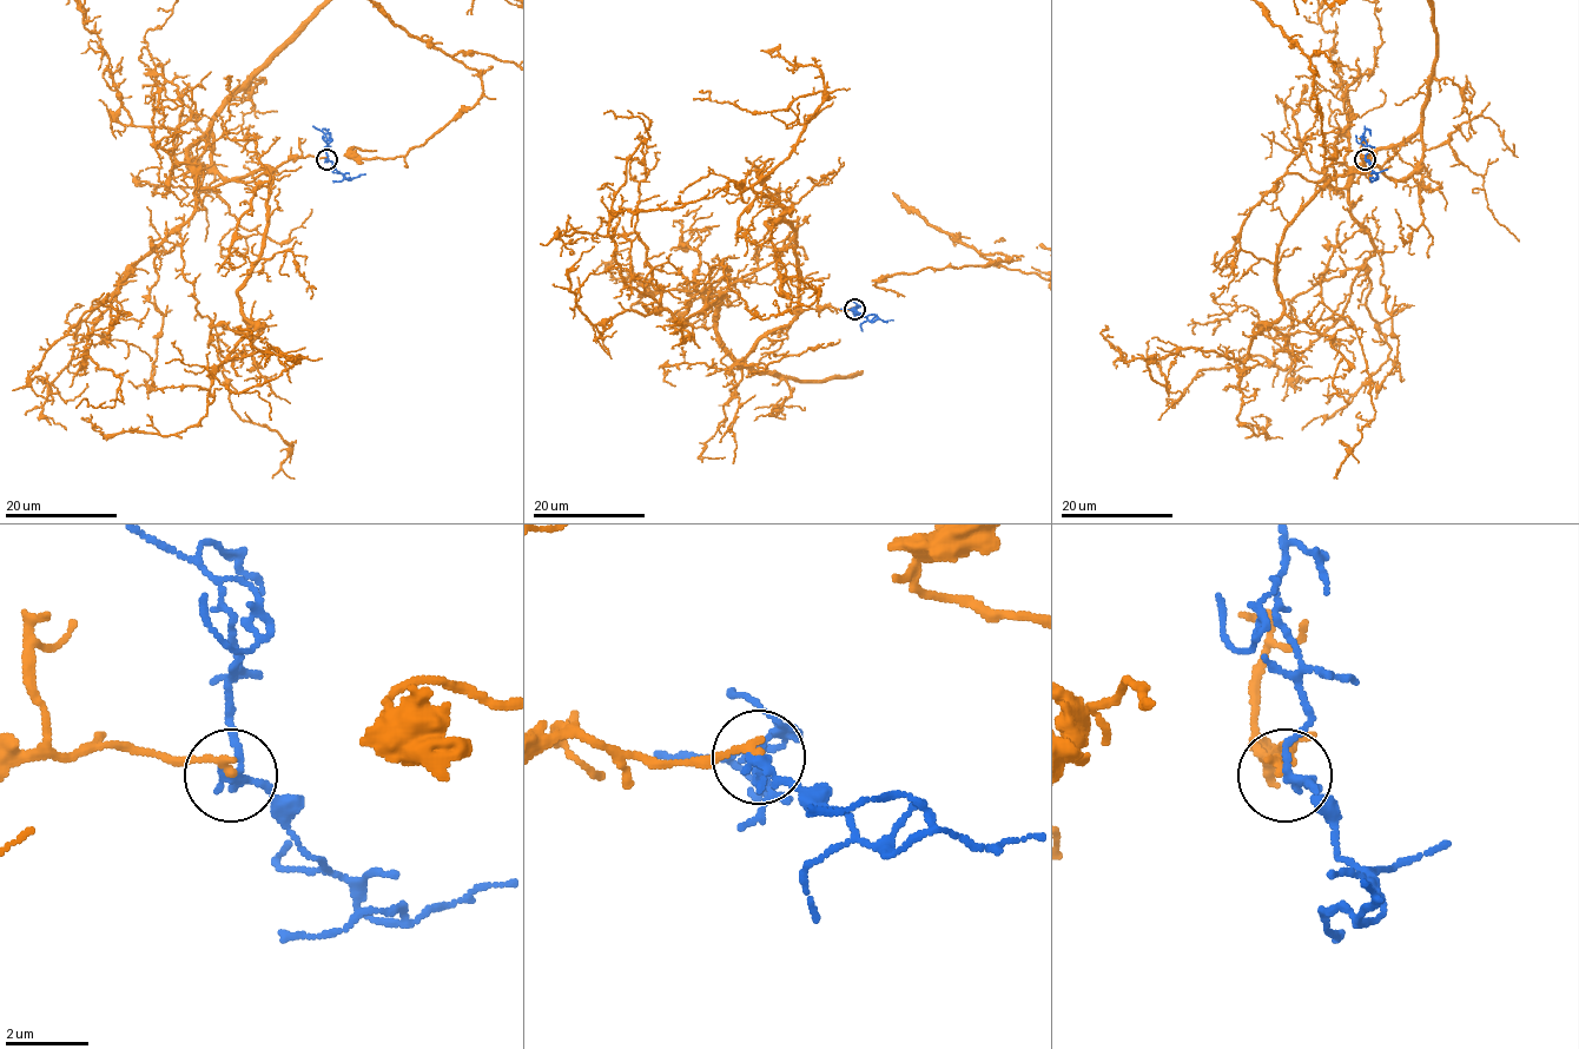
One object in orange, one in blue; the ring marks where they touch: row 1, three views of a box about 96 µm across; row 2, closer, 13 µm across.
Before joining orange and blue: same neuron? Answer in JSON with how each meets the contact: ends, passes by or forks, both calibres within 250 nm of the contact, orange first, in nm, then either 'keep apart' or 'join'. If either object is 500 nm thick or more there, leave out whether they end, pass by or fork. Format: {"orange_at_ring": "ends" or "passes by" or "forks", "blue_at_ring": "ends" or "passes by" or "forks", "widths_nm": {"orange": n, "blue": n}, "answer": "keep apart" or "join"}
{"orange_at_ring": "ends", "blue_at_ring": "passes by", "widths_nm": {"orange": 180, "blue": 200}, "answer": "join"}

